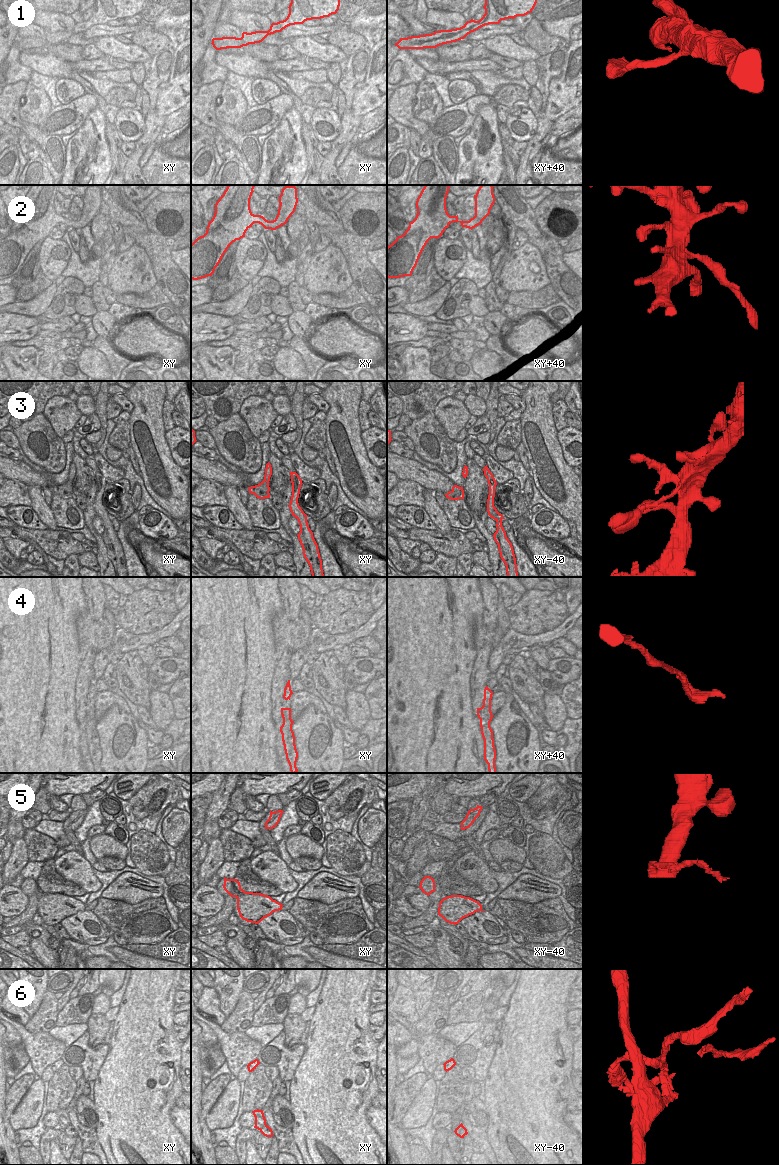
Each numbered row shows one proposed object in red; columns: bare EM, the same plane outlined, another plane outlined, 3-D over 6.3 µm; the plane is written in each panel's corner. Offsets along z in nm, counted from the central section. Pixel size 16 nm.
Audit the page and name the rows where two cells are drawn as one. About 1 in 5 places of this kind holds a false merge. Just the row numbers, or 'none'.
5, 6

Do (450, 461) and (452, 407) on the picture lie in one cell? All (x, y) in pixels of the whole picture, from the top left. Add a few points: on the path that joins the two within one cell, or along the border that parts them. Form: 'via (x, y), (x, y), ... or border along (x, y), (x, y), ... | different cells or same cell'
border along (437, 420), (445, 433), (453, 440) | different cells

